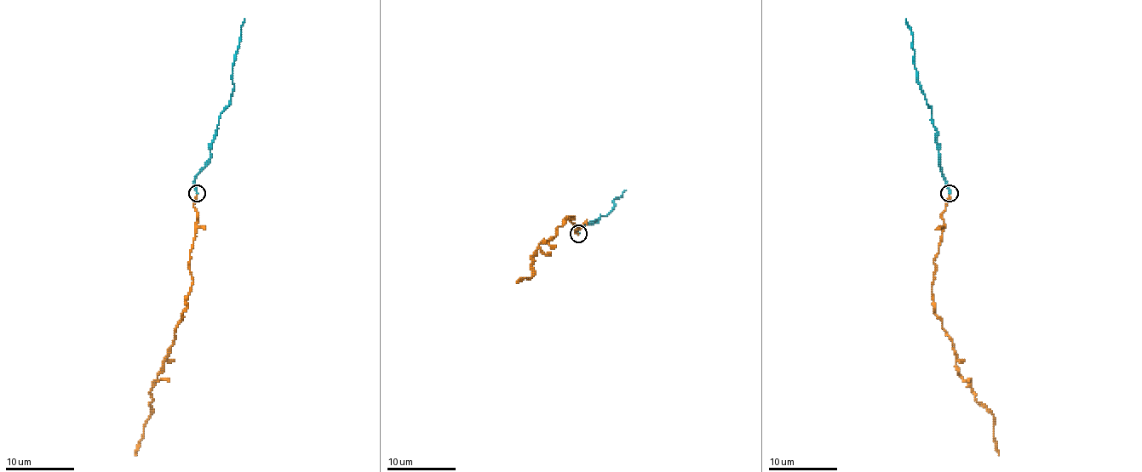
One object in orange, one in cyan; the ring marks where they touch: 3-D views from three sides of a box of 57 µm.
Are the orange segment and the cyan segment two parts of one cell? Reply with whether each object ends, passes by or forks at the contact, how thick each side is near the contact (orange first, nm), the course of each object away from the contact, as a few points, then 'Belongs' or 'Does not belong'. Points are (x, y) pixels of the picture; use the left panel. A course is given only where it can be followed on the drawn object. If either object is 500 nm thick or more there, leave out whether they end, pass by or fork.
At the ring orange ends. At the ring cyan ends. Thickness 180 nm (orange) against 190 nm. Course of orange: (197, 193), (193, 207), (197, 230), (190, 262), (193, 284), (160, 372), (150, 389), (148, 416), (134, 455). Course of cyan: (197, 193), (195, 178), (210, 157), (210, 144), (220, 113), (229, 105), (234, 88), (232, 63), (244, 19). Does not belong

